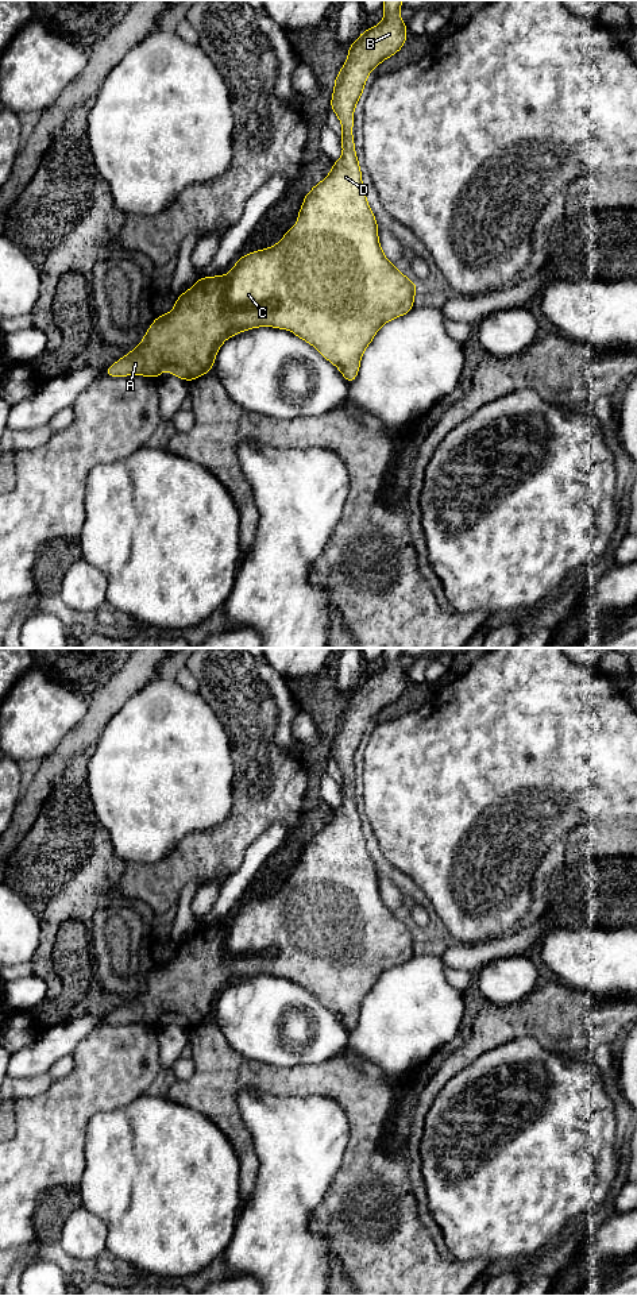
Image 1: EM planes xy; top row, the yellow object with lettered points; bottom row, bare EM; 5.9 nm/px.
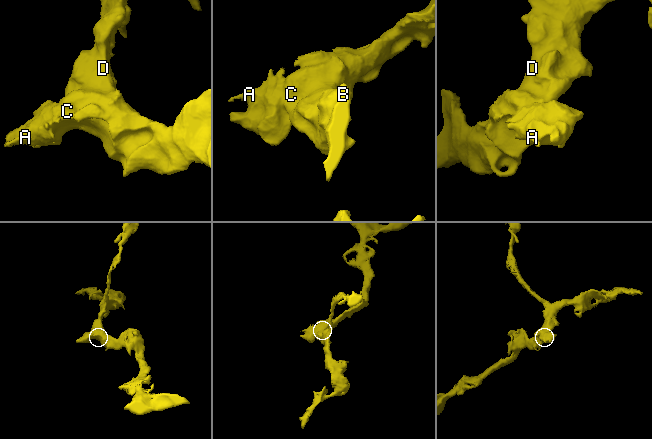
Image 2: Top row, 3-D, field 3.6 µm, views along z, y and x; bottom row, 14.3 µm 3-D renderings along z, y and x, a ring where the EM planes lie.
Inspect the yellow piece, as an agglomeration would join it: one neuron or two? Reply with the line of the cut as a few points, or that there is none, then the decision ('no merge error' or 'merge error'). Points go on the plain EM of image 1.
no cut | no merge error

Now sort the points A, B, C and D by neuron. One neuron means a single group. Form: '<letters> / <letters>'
A B C D

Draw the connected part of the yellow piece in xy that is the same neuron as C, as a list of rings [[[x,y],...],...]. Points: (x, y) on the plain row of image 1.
[[[383,648],[382,657],[385,660],[385,667],[378,674],[364,678],[360,684],[348,695],[348,706],[339,722],[335,725],[335,737],[331,747],[331,757],[337,763],[343,774],[343,782],[340,783],[343,803],[339,809],[333,810],[331,821],[321,830],[314,833],[308,842],[305,842],[302,855],[297,863],[298,871],[293,876],[287,878],[285,884],[275,894],[260,899],[255,898],[248,903],[238,906],[236,913],[227,923],[205,926],[200,925],[188,940],[177,945],[177,950],[170,961],[157,964],[143,984],[142,991],[135,998],[130,999],[121,1007],[107,1015],[105,1025],[146,1023],[150,1026],[159,1026],[162,1023],[162,1018],[167,1017],[170,1022],[190,1030],[213,1018],[216,1002],[228,986],[251,976],[275,975],[278,977],[290,977],[296,984],[312,992],[327,1008],[333,1011],[340,1018],[348,1031],[352,1031],[358,1025],[362,1003],[381,975],[393,967],[409,961],[414,956],[413,946],[417,940],[417,932],[412,930],[405,922],[399,921],[397,915],[389,910],[381,896],[378,886],[378,871],[366,846],[362,830],[362,818],[355,801],[355,791],[352,784],[354,757],[360,748],[362,740],[364,738],[368,722],[381,710],[398,701],[405,693],[408,678],[406,671],[399,666],[401,655],[402,648]]]

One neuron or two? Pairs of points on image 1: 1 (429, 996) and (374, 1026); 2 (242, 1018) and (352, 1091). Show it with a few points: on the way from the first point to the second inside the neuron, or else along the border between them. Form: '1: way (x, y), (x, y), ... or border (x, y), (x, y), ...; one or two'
1: way (416, 1010), (397, 1026), (388, 1026); one
2: border (340, 1050), (319, 1063), (280, 1067); two

